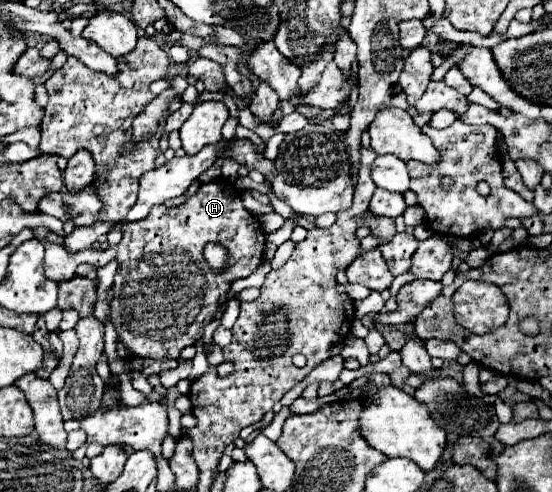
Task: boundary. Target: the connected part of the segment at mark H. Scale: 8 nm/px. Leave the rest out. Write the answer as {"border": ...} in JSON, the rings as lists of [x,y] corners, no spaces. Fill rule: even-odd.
{"border":[[[220,179],[212,183],[204,183],[196,195],[192,195],[180,207],[168,209],[166,205],[156,205],[150,209],[150,215],[142,221],[132,221],[122,225],[122,241],[106,250],[93,248],[76,251],[76,255],[68,255],[64,247],[46,243],[44,271],[46,277],[64,283],[76,275],[76,267],[82,263],[90,263],[94,267],[104,267],[110,261],[118,261],[118,271],[114,277],[114,297],[110,301],[112,313],[110,321],[116,327],[118,337],[124,341],[126,349],[136,357],[148,359],[178,359],[180,351],[188,345],[194,345],[202,337],[202,329],[214,319],[216,309],[220,307],[220,297],[230,291],[230,285],[236,279],[248,277],[260,263],[264,255],[266,235],[260,221],[248,213],[242,205],[238,189],[234,191],[232,183]],[[206,243],[220,243],[228,251],[228,271],[212,271],[204,261]]]}

